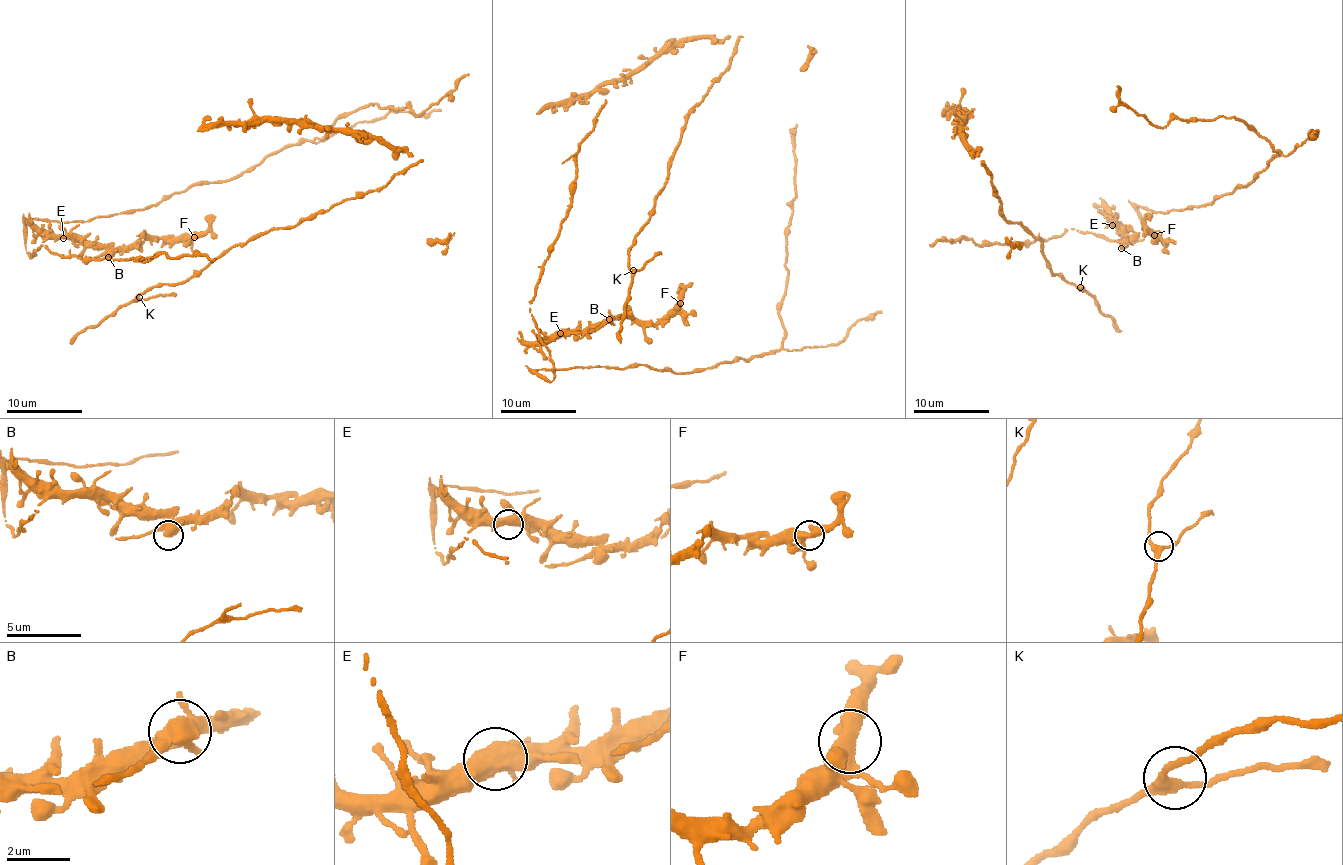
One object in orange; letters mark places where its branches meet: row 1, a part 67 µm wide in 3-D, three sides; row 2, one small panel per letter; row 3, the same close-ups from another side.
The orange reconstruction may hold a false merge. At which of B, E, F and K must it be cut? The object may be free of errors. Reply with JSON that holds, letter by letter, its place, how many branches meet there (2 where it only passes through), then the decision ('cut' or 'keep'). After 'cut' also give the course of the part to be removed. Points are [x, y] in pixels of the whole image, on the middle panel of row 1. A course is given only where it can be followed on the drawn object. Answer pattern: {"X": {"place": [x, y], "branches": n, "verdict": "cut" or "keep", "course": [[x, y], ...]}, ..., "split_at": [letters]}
{"B": {"place": [609, 319], "branches": 3, "verdict": "keep"}, "E": {"place": [560, 333], "branches": 4, "verdict": "keep"}, "F": {"place": [680, 303], "branches": 3, "verdict": "keep"}, "K": {"place": [633, 270], "branches": 3, "verdict": "keep"}, "split_at": []}

